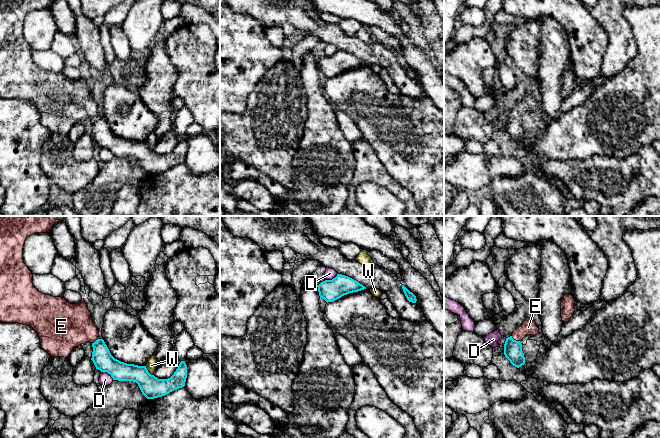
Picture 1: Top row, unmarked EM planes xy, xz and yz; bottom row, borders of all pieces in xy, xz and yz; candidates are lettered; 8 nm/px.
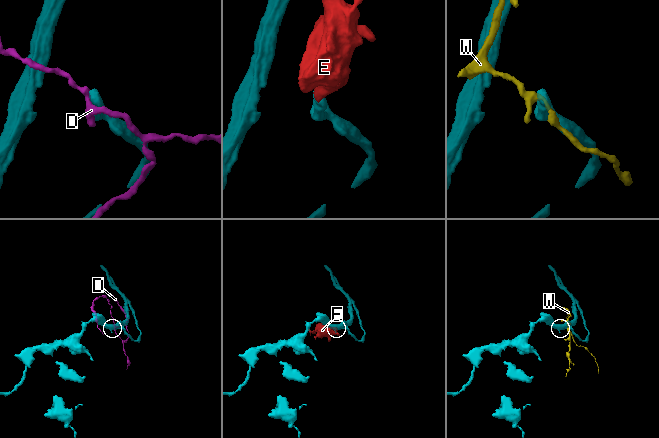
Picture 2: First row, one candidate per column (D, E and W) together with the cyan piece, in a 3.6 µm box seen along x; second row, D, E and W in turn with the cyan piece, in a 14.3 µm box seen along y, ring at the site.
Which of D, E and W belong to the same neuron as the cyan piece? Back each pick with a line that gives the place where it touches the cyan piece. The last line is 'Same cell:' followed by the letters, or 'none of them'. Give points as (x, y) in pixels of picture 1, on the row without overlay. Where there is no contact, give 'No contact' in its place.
E: Touches cyan at yz (515, 116)
Same cell: E

